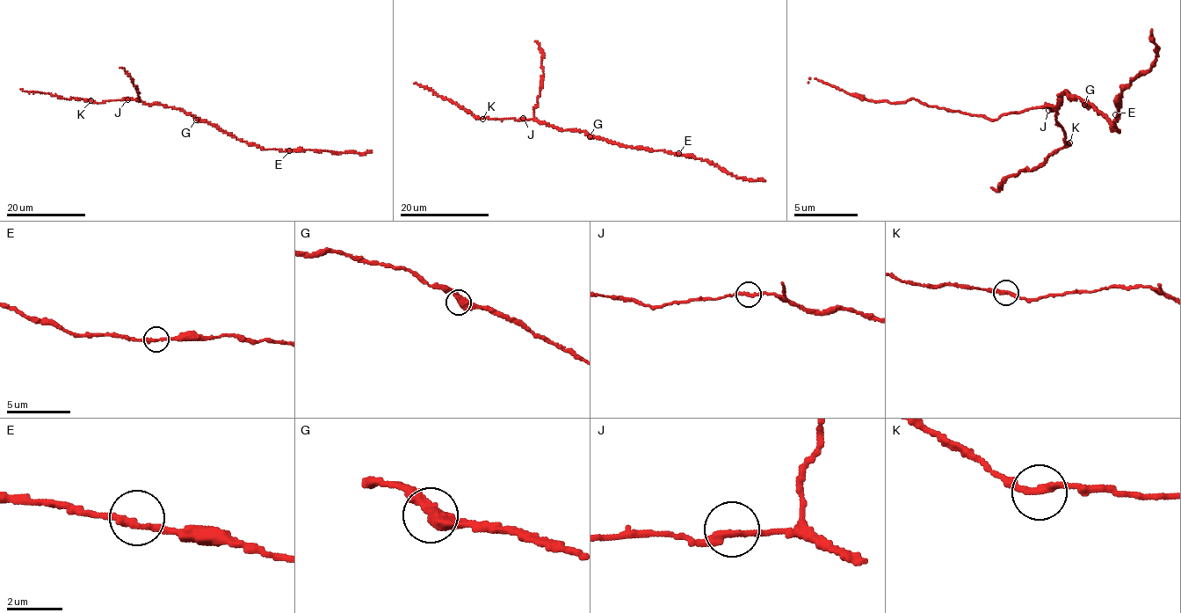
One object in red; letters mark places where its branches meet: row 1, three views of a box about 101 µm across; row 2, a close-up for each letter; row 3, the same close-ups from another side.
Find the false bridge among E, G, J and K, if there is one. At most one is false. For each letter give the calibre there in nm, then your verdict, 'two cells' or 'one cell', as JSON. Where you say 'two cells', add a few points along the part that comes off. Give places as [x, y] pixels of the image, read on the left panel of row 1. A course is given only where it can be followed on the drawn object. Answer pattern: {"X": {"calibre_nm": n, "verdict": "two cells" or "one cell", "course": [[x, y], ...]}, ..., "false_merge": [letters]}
{"E": {"calibre_nm": 260, "verdict": "one cell"}, "G": {"calibre_nm": 400, "verdict": "one cell"}, "J": {"calibre_nm": 280, "verdict": "one cell"}, "K": {"calibre_nm": 260, "verdict": "one cell"}, "false_merge": []}

